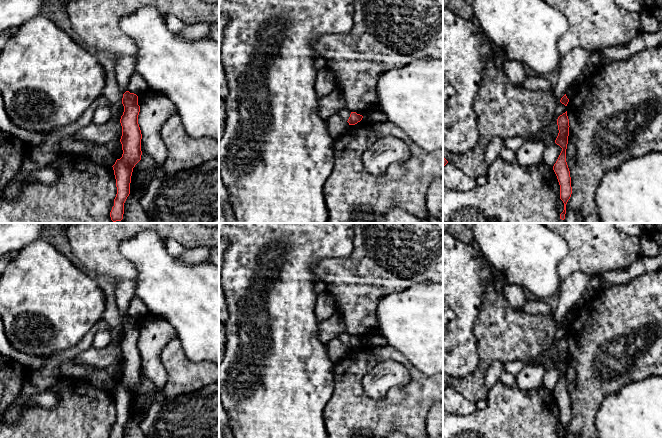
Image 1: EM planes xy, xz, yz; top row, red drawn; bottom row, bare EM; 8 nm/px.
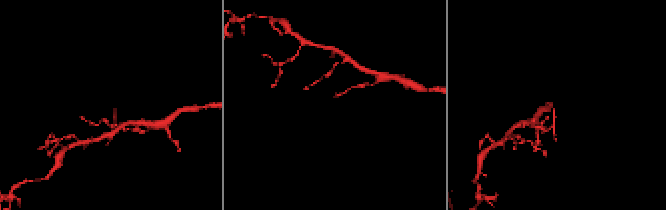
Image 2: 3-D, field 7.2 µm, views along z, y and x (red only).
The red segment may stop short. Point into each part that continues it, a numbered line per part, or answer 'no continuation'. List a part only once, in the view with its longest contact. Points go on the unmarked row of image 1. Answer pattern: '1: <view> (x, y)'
no continuation

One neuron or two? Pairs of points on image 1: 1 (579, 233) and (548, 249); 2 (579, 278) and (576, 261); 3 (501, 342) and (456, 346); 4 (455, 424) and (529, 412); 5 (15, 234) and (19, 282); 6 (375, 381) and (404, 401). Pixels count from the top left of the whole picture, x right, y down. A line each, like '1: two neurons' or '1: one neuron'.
1: two neurons
2: two neurons
3: two neurons
4: one neuron
5: two neurons
6: two neurons

